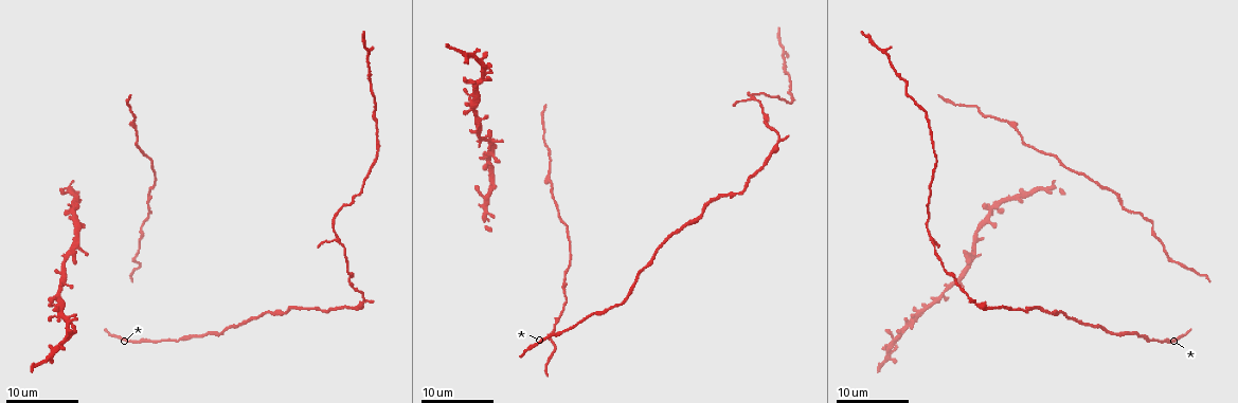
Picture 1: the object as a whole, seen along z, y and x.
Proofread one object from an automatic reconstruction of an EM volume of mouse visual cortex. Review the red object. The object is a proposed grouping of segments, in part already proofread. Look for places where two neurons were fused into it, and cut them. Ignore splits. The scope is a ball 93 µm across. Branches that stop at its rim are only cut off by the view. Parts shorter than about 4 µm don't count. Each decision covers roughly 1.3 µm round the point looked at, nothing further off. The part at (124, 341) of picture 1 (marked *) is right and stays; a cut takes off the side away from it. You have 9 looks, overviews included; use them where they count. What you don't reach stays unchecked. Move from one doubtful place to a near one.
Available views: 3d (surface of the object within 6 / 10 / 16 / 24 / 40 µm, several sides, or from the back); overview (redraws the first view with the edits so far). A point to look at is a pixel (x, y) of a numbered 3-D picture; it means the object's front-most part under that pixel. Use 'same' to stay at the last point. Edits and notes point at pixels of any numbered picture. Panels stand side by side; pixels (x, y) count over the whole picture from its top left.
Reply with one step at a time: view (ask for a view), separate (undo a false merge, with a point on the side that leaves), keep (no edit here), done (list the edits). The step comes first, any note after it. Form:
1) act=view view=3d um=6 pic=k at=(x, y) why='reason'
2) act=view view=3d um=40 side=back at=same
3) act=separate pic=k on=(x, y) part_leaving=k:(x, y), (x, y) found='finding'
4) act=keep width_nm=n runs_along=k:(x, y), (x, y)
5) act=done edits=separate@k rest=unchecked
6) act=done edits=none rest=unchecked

act=view view=3d um=10 pic=1 at=(556, 207)

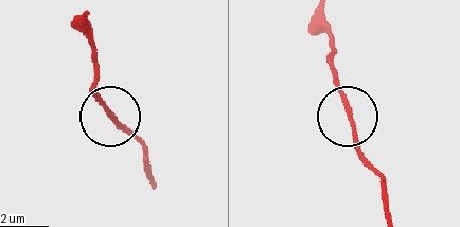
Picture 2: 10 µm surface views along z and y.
act=keep side_arm_um=19 runs_along=2:(156, 186), (143, 151), (96, 103), (92, 86) found='all the same neuron'

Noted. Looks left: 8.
act=view view=3d um=10 pic=1 at=(376, 127) why='a narrow waist'

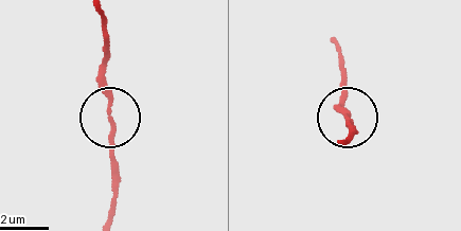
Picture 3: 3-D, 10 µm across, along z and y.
act=keep width_nm=180 runs_along=3:(108, 216), (110, 101), (104, 66) found='all the same neuron'

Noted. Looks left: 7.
act=view view=3d um=10 pic=1 at=(927, 213) why='calibre changes'

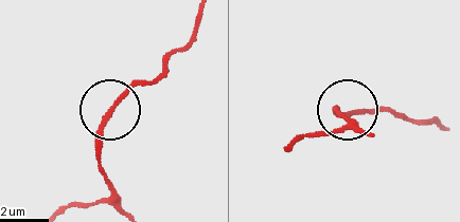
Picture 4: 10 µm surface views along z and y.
act=view view=3d um=10 side=back pic=4 at=(347, 113)

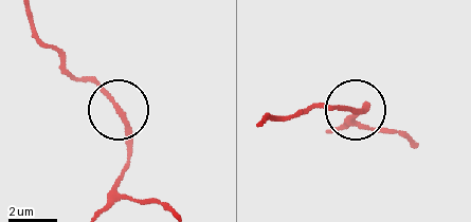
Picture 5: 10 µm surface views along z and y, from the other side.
act=keep runs_along=5:(100, 208), (126, 166), (129, 129), (100, 87), (65, 65) found='all the same neuron'

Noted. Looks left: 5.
act=view view=3d um=10 pic=1 at=(714, 200) why='sudden change in width'

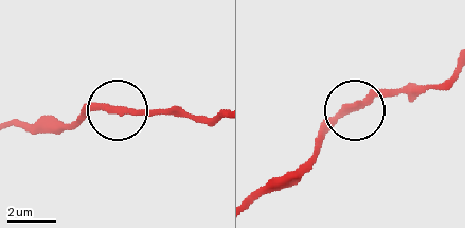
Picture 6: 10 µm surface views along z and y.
act=keep width_nm=270 runs_along=6:(255, 199), (310, 155), (335, 118), (411, 84) found='all the same neuron'

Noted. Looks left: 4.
act=done edits=none rest=unchecked

